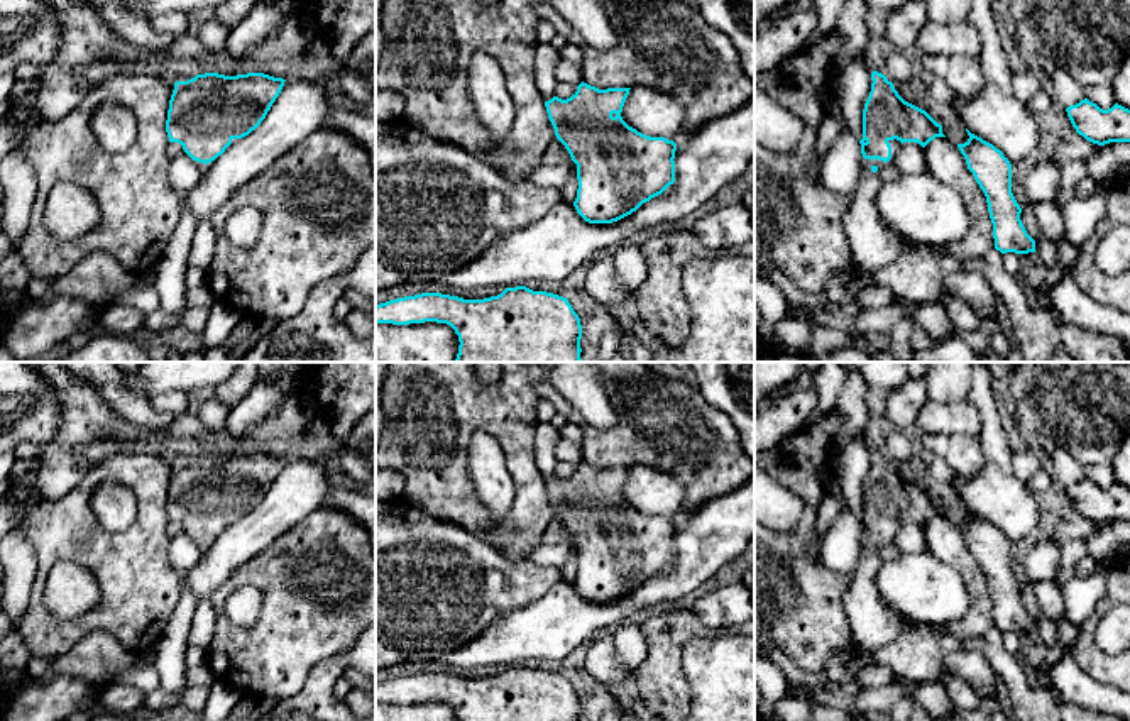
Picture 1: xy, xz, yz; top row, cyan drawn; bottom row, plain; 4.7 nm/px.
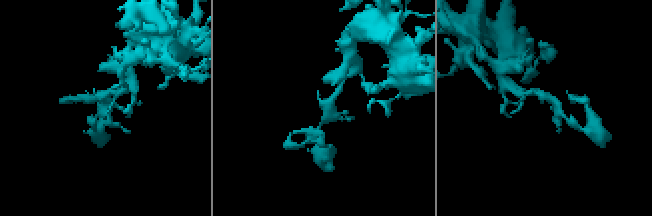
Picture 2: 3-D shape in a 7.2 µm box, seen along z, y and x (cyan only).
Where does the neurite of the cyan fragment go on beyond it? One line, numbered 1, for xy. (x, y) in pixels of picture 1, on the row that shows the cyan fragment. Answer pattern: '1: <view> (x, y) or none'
1: xy (203, 168)

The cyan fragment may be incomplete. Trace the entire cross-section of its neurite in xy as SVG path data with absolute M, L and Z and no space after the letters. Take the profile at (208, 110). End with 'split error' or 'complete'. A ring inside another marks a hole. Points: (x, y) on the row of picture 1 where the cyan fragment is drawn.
M264 73L176 81L166 120L169 142L181 144L205 178L228 146L261 125L284 81Z | split error

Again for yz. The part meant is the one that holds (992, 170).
M966 129L966 132L968 132L969 139L964 144L957 144L957 147L966 159L968 169L973 173L976 183L979 184L979 188L983 190L983 193L986 196L988 212L990 212L990 218L993 223L995 249L1000 250L1001 254L1035 252L1035 240L1027 234L1027 230L1020 220L1022 208L1012 193L1012 164L1010 164L1010 161L993 144L971 134L968 129Z | complete

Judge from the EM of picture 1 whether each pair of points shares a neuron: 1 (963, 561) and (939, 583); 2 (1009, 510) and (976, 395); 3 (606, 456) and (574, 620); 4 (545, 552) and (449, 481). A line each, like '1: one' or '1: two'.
1: two
2: one
3: two
4: two

